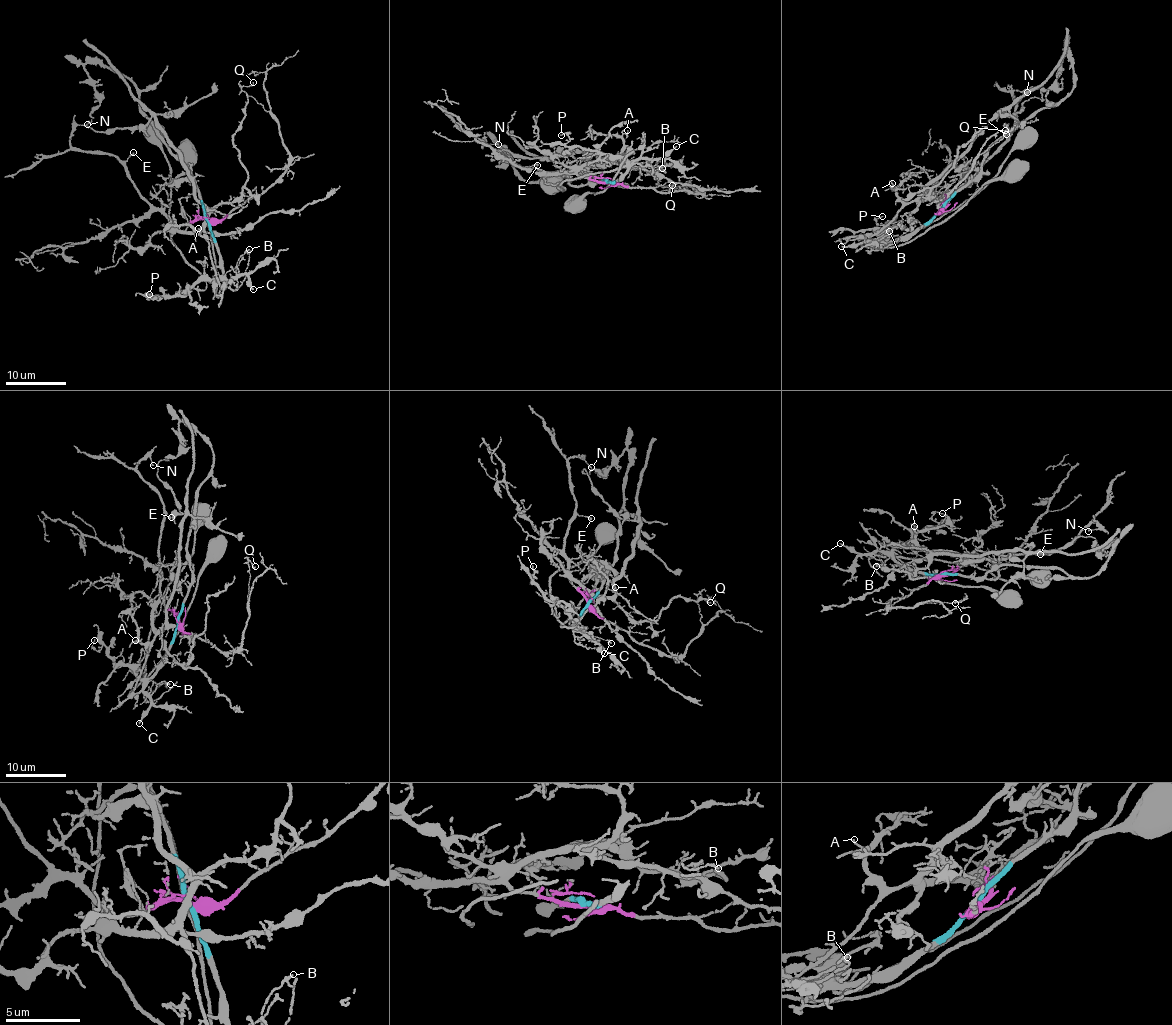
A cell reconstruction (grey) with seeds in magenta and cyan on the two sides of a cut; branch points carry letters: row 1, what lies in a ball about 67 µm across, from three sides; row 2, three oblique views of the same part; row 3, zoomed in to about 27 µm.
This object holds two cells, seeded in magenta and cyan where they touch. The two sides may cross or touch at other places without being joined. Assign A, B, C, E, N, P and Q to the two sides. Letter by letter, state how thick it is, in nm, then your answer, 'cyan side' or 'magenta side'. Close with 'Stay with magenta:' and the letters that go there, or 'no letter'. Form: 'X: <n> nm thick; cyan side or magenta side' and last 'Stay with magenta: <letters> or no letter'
A: 70 nm thick; magenta side
B: 180 nm thick; cyan side
C: 140 nm thick; cyan side
E: 180 nm thick; magenta side
N: 70 nm thick; magenta side
P: 100 nm thick; cyan side
Q: 80 nm thick; magenta side
Stay with magenta: A, E, N, Q

